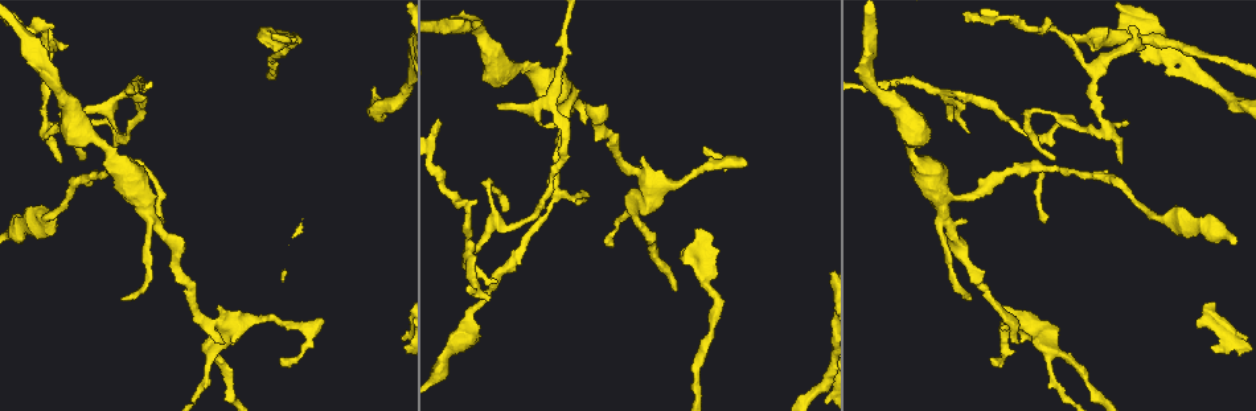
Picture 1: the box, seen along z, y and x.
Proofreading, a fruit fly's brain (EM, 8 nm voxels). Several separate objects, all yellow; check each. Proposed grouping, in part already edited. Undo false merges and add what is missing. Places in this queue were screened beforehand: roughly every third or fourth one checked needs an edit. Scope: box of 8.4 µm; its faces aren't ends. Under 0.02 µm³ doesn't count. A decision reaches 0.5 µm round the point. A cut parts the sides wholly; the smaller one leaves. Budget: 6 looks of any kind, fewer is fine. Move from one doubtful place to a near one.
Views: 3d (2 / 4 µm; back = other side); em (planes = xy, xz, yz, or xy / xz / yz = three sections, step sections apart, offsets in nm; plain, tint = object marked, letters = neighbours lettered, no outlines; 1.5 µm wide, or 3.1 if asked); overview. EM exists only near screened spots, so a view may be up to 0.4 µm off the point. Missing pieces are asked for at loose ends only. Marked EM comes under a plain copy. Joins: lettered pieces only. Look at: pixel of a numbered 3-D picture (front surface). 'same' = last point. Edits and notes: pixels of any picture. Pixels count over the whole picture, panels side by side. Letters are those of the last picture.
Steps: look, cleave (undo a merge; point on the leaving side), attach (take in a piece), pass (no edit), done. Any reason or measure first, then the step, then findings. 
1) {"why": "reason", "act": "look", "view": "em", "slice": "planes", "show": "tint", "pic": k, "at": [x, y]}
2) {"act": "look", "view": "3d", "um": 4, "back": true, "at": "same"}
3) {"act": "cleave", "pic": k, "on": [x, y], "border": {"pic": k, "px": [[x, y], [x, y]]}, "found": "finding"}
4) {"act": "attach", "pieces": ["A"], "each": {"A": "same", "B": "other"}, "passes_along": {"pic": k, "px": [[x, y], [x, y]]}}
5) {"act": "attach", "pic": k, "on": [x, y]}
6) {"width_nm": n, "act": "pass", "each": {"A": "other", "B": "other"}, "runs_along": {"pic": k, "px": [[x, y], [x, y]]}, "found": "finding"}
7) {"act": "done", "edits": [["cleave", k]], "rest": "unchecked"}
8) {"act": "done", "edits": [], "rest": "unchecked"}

{"why": "tapers out", "act": "look", "view": "em", "slice": "planes", "show": "letters", "pic": 1, "at": [970, 296]}

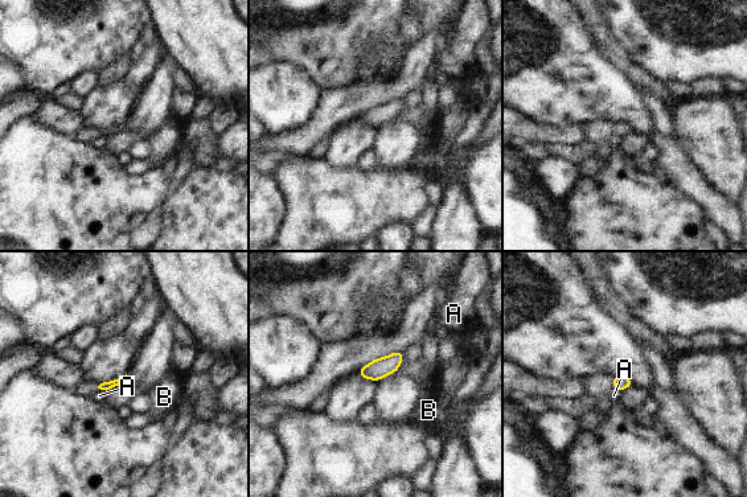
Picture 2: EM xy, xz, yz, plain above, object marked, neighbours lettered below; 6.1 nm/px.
{"act": "pass", "each": {"A": "other", "B": "other"}, "border": {"pic": 2, "px": [[612, 386], [622, 391]]}, "found": "no lettered piece goes on from it"}

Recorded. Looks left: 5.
{"why": "thin end", "act": "look", "view": "em", "slice": "xz", "step": 4, "show": "letters", "pic": 1, "at": [1045, 218]}

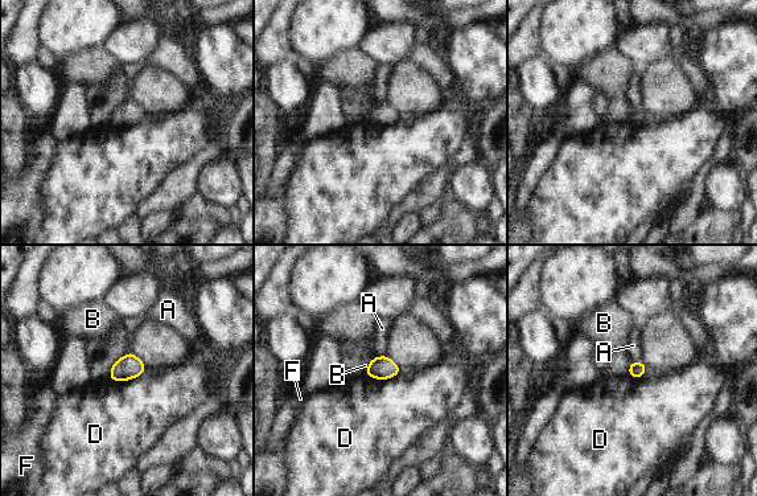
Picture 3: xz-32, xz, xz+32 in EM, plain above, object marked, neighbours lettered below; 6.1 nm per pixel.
{"width_nm": 100, "act": "pass", "each": {"A": "other", "B": "other", "D": "other", "F": "other"}, "found": "none of them fits"}

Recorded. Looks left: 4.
{"why": "branch point", "act": "look", "view": "em", "slice": "planes", "show": "letters", "pic": 1, "at": [1096, 72]}

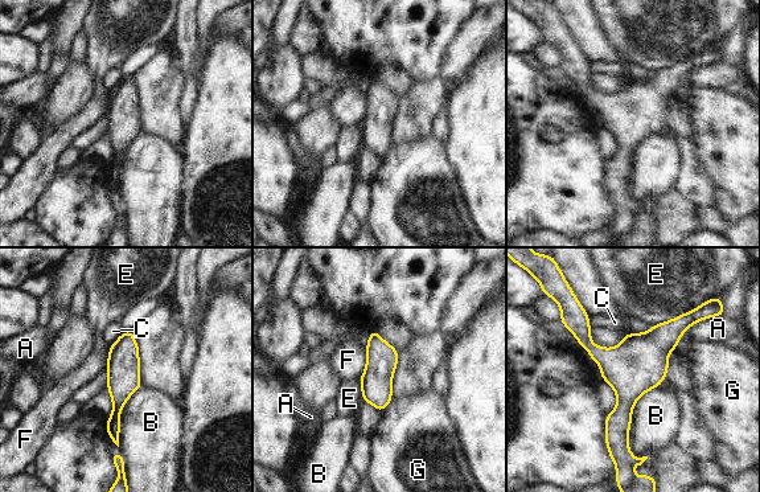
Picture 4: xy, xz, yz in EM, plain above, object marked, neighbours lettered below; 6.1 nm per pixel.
{"longest_contact_nm": ["B", 480], "act": "pass", "each": {"A": "other", "B": "other", "C": "other", "E": "other", "F": "other", "G": "other"}, "runs_along": {"pic": 4, "px": [[686, 316], [631, 372], [627, 454]]}, "found": "one cell here"}

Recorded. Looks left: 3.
{"act": "done", "edits": [], "rest": "unchecked"}

